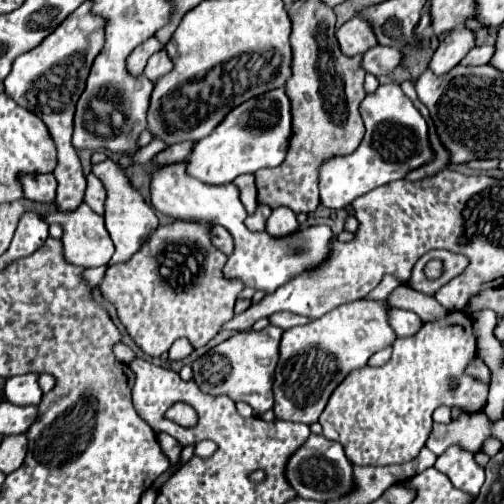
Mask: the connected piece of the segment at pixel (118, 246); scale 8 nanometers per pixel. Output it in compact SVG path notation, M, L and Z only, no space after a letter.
M105 159L101 163L93 163L91 165L91 173L97 175L105 187L107 187L107 203L105 203L105 227L115 243L115 253L109 261L109 267L115 265L115 263L123 263L123 261L129 261L137 249L151 239L151 235L155 233L155 229L159 227L159 221L157 221L157 215L155 211L145 203L145 199L139 195L139 191L135 191L131 185L129 185L129 179L125 177L125 173L121 171L121 167L117 163L113 163L111 159Z

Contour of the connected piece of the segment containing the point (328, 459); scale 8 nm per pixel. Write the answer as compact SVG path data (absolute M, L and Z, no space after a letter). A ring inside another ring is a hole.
M311 435L301 445L301 449L295 451L295 455L287 463L287 479L299 497L323 503L335 497L343 497L357 487L353 477L353 465L351 461L347 461L343 445L339 445L337 441L329 441L323 435Z

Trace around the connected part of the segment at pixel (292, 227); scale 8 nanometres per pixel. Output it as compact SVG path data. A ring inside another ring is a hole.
M287 207L273 209L271 217L267 219L267 233L271 233L273 237L289 235L297 229L299 229L299 223L295 219L295 213L291 213L291 209L287 209Z

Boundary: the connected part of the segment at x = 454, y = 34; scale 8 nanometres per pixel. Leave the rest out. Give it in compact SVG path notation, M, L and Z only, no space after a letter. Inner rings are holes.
M461 29L461 31L451 31L437 47L429 61L429 71L435 75L449 73L475 45L475 35L471 29Z

